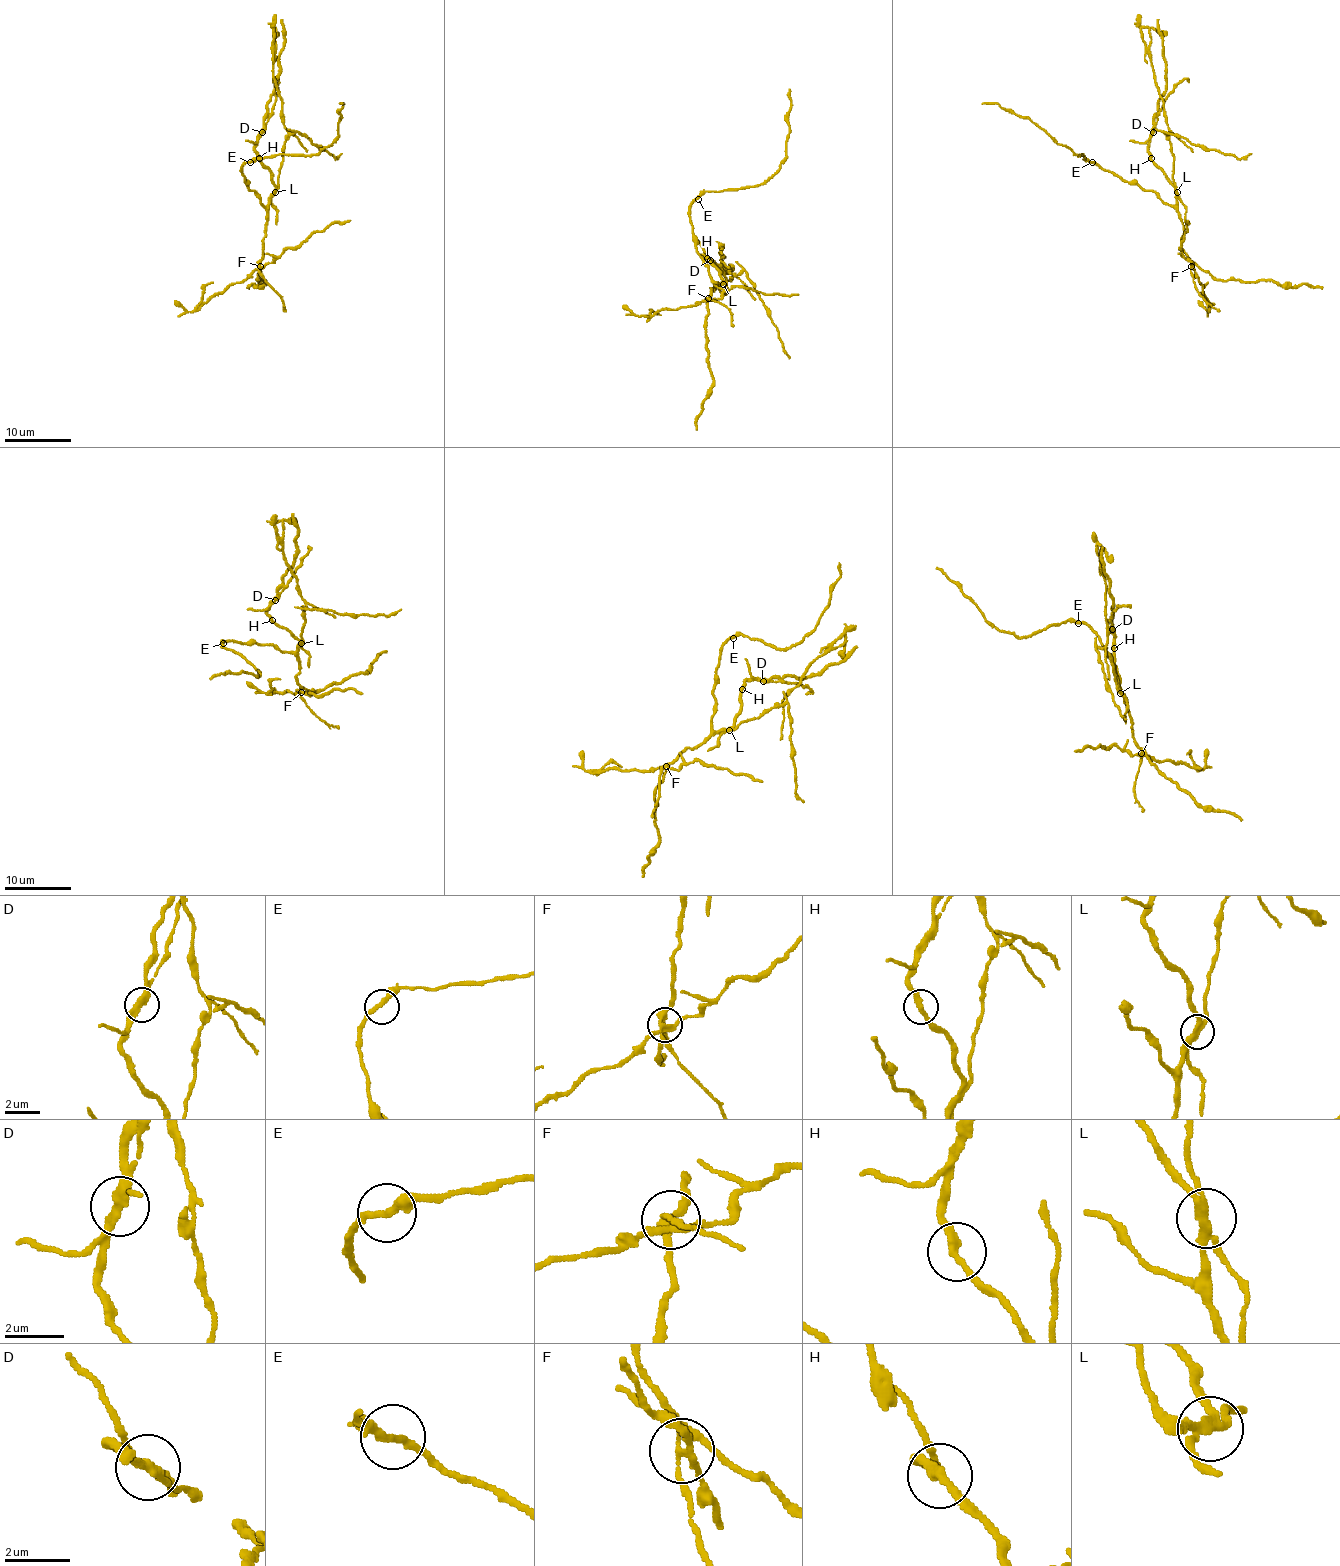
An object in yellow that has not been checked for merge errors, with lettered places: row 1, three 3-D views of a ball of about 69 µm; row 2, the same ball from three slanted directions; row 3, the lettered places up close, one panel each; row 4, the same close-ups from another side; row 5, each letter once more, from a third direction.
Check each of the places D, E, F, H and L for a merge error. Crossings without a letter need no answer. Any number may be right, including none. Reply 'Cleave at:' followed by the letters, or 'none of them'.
Cleave at: D, F, L

